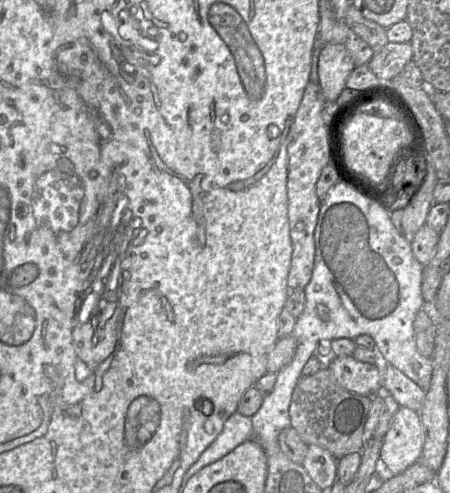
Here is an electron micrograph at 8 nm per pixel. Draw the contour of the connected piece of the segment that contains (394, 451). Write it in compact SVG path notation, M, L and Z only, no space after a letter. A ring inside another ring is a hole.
M399 407L380 450L380 459L387 471L395 476L419 461L423 441L424 431L419 412Z

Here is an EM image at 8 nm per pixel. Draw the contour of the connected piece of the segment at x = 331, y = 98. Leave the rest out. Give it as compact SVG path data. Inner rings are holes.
M338 43L322 46L318 57L319 88L328 102L335 102L343 89L355 64L349 51Z

